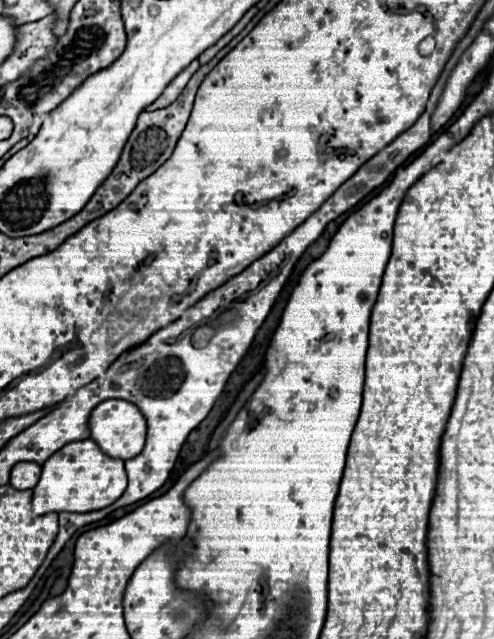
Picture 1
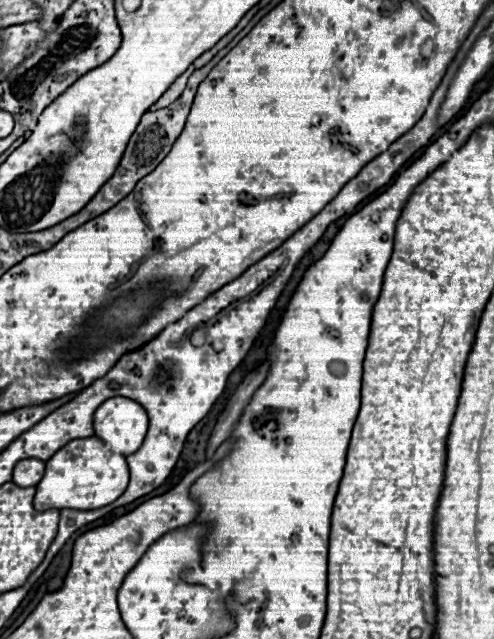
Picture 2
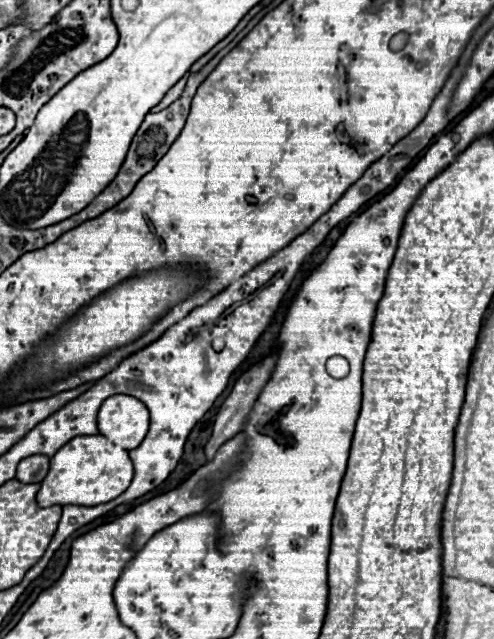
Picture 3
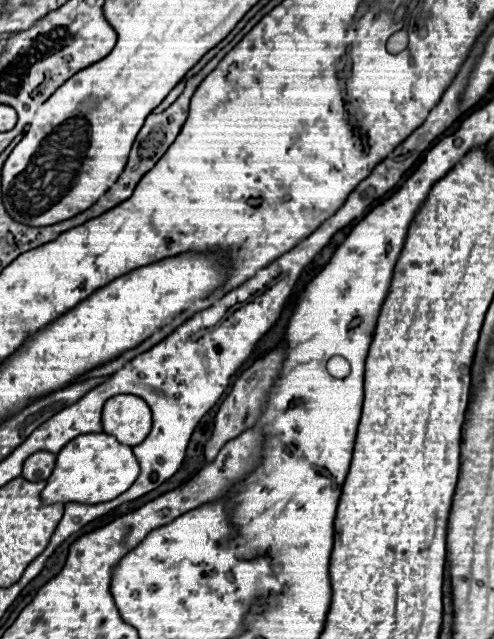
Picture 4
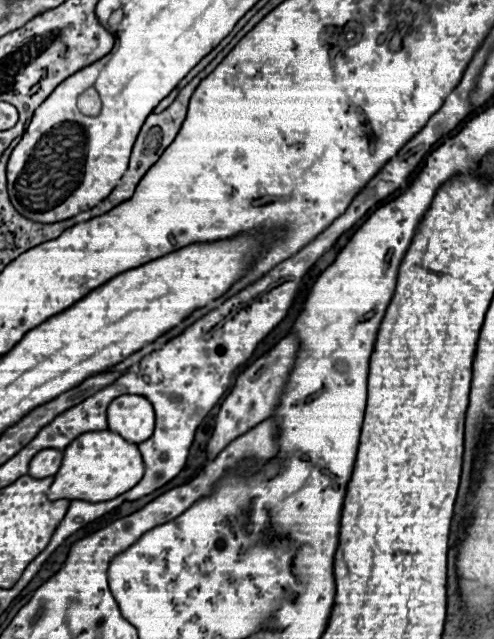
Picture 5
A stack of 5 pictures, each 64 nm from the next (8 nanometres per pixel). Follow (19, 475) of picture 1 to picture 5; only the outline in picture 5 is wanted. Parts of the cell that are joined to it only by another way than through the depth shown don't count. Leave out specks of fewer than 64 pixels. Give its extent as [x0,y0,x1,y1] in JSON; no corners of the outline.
[28,450,64,478]

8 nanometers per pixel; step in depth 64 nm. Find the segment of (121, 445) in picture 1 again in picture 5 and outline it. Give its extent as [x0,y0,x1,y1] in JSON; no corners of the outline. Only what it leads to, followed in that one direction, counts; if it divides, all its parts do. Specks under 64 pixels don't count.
[108,394,154,444]

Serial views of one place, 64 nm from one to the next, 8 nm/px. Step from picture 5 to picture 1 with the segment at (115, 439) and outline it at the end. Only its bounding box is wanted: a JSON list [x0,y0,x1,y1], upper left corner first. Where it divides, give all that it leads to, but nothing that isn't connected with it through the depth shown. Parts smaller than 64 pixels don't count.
[32,440,128,516]

